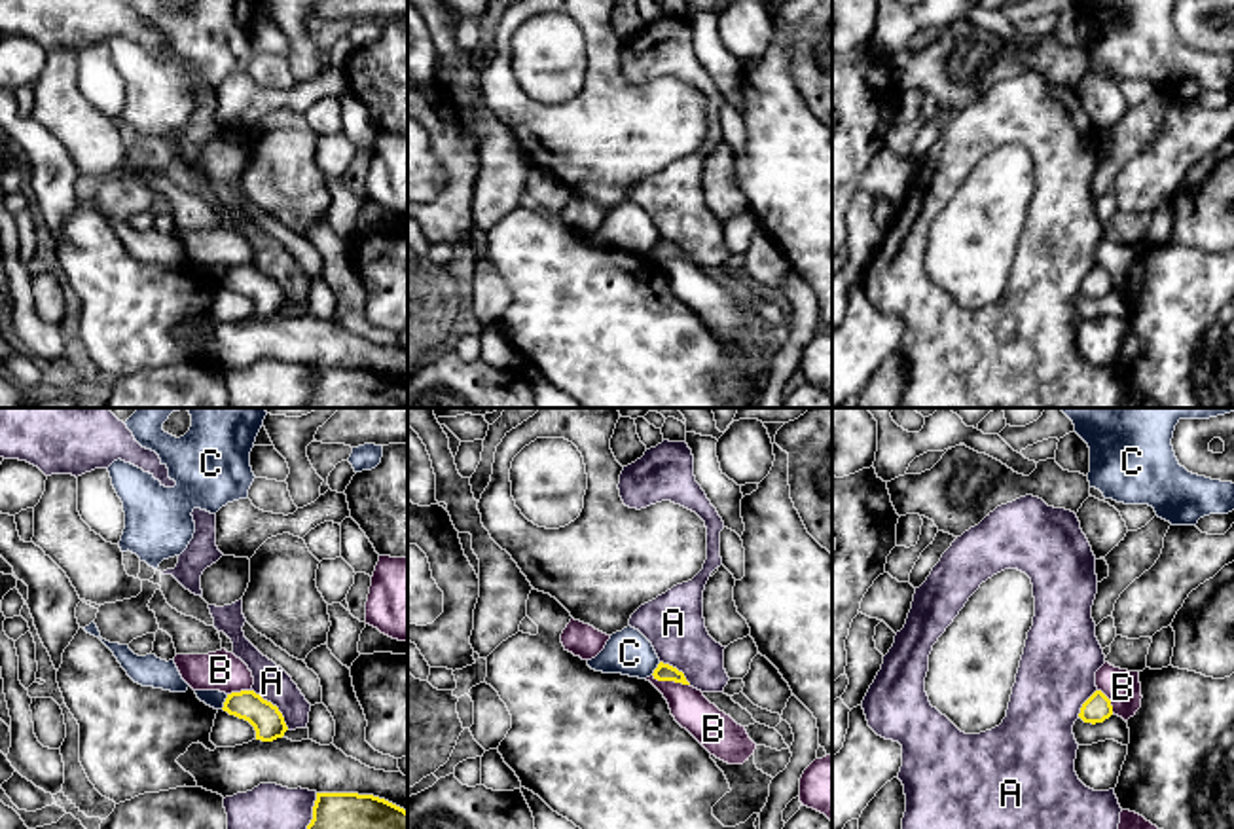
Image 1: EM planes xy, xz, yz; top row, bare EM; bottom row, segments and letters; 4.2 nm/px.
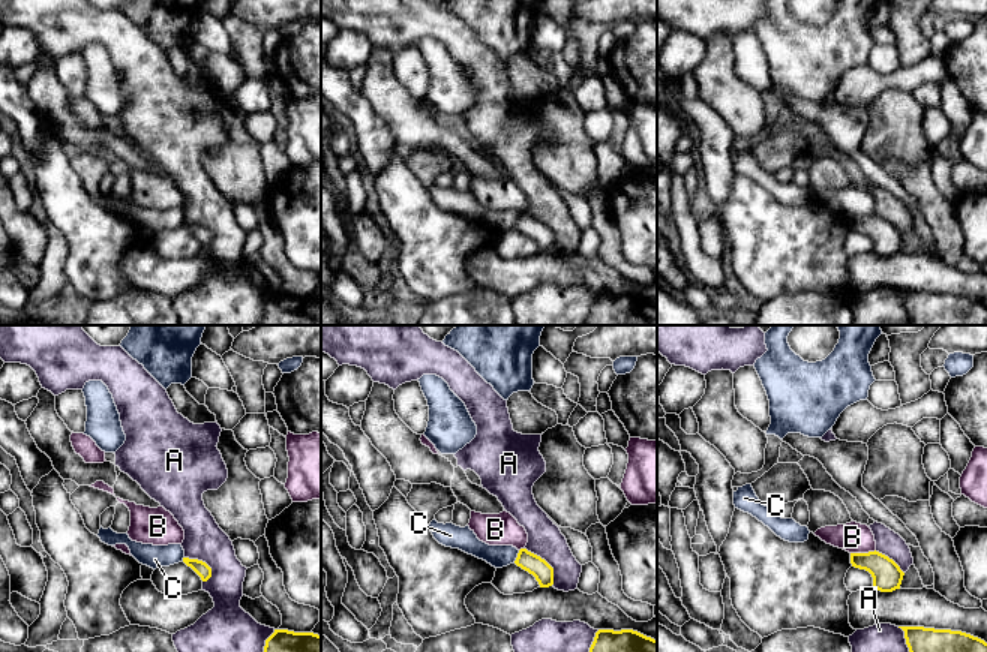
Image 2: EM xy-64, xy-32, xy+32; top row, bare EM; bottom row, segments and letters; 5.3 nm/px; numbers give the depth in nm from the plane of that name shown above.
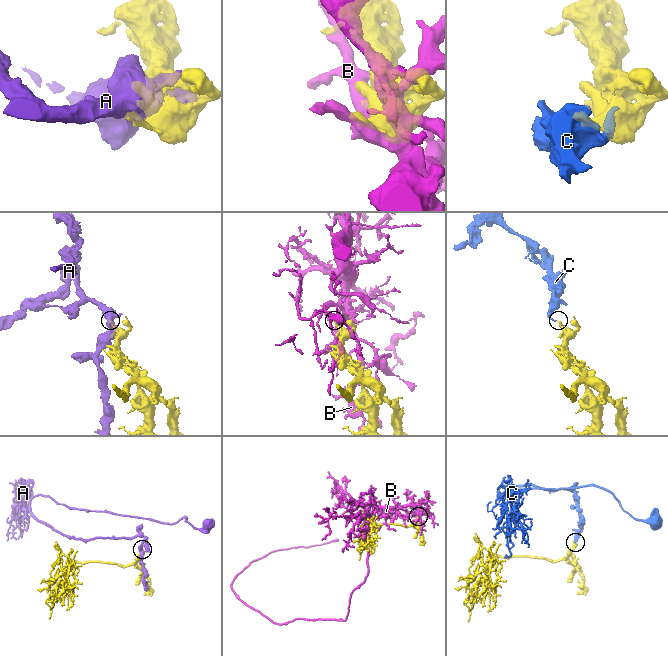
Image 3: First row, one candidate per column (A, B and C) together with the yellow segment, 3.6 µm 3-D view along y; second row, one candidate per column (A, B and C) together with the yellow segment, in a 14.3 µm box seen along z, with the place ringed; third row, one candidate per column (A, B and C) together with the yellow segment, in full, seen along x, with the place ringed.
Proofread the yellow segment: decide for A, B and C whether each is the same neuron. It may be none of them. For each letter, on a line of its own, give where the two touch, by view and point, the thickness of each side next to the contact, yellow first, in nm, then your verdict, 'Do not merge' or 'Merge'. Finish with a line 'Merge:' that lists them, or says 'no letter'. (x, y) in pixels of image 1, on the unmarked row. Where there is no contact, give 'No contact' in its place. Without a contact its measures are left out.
A: Touches yellow at xy (275, 281). Thickness 140 nm (yellow) against 150 nm. Do not merge
B: Touches yellow at xz (671, 255). Thickness 80 nm (yellow) against 160 nm. Do not merge
C: Touches yellow at xy (224, 277). Thickness 140 nm (yellow) against 80 nm. Do not merge
Merge: no letter

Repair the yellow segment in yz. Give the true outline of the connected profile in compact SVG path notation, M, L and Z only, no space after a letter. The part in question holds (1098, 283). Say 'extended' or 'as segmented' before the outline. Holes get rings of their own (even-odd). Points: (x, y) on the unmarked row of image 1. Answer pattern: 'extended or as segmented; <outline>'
as segmented; M1096 266L1080 283L1079 292L1084 298L1103 298L1105 294L1109 294L1113 290L1113 281L1111 275L1101 267Z

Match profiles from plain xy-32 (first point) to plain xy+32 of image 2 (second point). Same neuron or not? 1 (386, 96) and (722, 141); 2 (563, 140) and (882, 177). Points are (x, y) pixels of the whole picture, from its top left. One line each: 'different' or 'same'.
1: different
2: different

